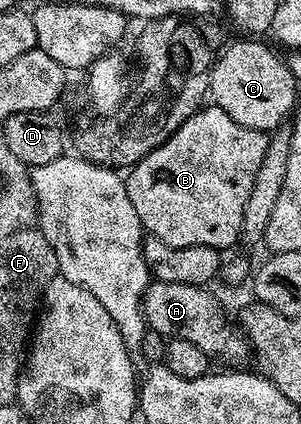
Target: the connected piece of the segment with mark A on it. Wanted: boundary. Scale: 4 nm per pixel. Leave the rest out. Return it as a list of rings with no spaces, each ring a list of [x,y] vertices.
[[[154,280],[147,288],[142,299],[142,312],[146,315],[146,323],[151,333],[162,338],[184,339],[198,346],[208,357],[215,361],[223,360],[226,366],[242,366],[247,359],[251,359],[250,342],[246,338],[245,332],[237,323],[234,324],[226,317],[226,312],[222,309],[222,304],[210,293],[209,287],[201,284],[185,284],[184,282],[160,282]]]

